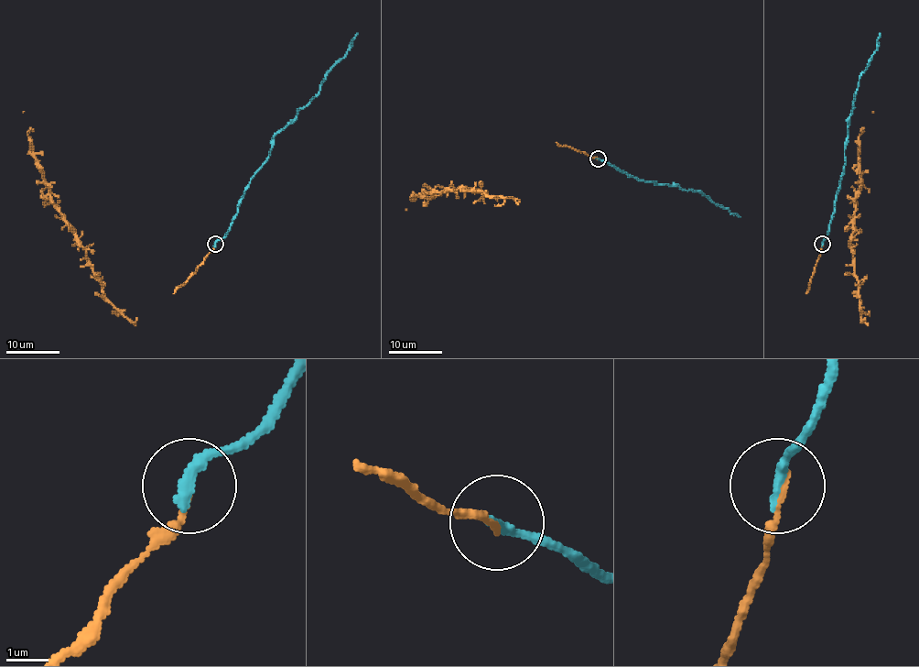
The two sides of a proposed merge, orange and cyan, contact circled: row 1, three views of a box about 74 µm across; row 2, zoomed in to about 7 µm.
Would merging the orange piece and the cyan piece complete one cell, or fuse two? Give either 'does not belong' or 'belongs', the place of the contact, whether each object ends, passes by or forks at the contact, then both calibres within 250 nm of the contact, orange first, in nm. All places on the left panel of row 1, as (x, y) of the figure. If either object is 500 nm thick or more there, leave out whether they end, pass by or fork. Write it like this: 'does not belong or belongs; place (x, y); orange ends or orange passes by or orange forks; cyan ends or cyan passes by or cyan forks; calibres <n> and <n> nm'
belongs; place (215, 244); orange ends; cyan ends; calibres 150 and 280 nm

